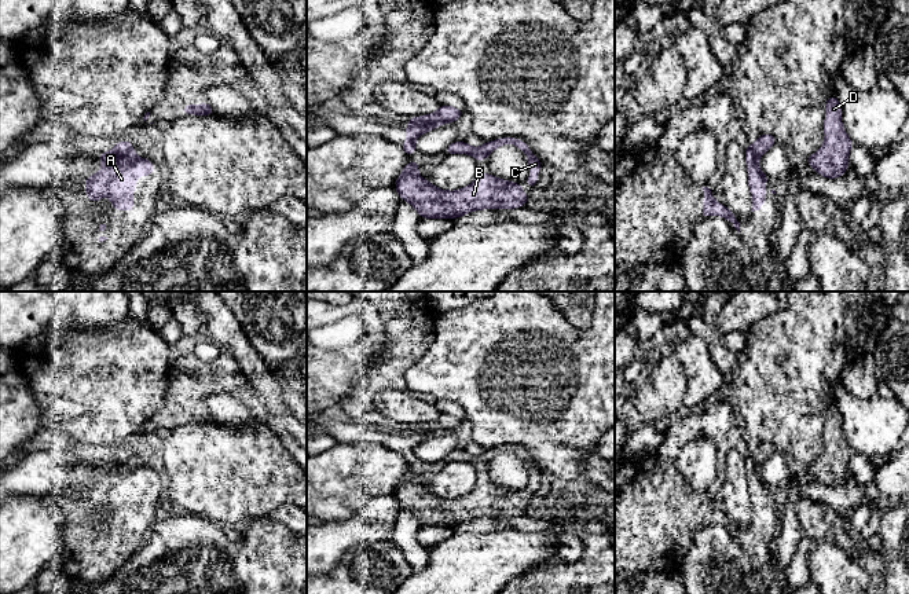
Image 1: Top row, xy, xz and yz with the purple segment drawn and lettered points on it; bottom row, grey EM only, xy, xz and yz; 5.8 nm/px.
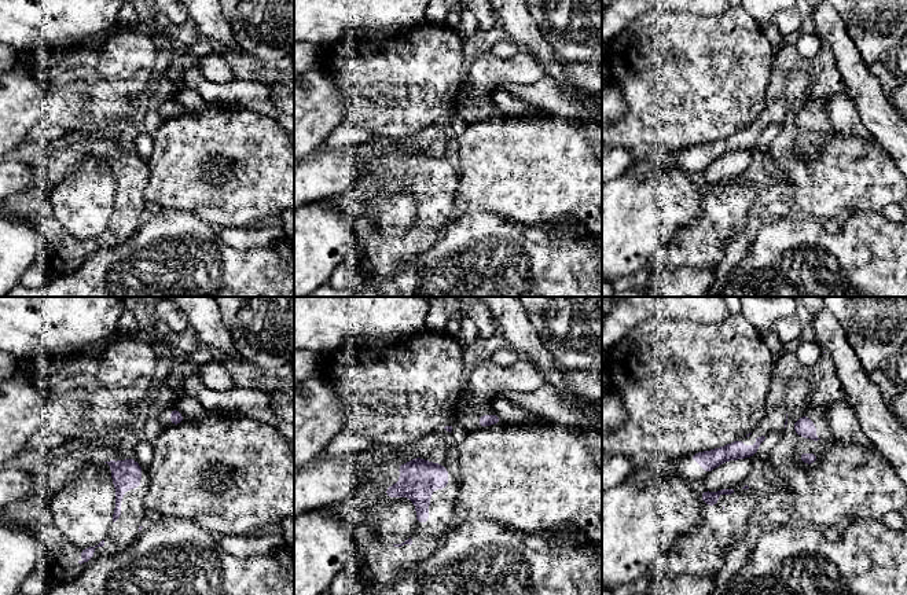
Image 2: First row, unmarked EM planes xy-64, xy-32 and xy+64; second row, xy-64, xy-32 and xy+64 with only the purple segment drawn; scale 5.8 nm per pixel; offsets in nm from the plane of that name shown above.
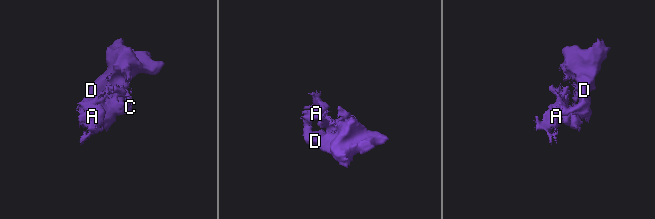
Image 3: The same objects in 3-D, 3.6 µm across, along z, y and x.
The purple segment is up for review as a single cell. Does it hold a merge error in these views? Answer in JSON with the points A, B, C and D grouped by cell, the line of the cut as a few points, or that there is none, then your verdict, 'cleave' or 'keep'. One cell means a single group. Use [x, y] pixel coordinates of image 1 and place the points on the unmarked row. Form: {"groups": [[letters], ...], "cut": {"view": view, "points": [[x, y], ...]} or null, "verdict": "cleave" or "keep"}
{"groups": [["A"], ["B", "C", "D"]], "cut": {"view": "xy", "points": [[131, 459], [125, 464], [114, 464], [103, 472]]}, "verdict": "cleave"}

